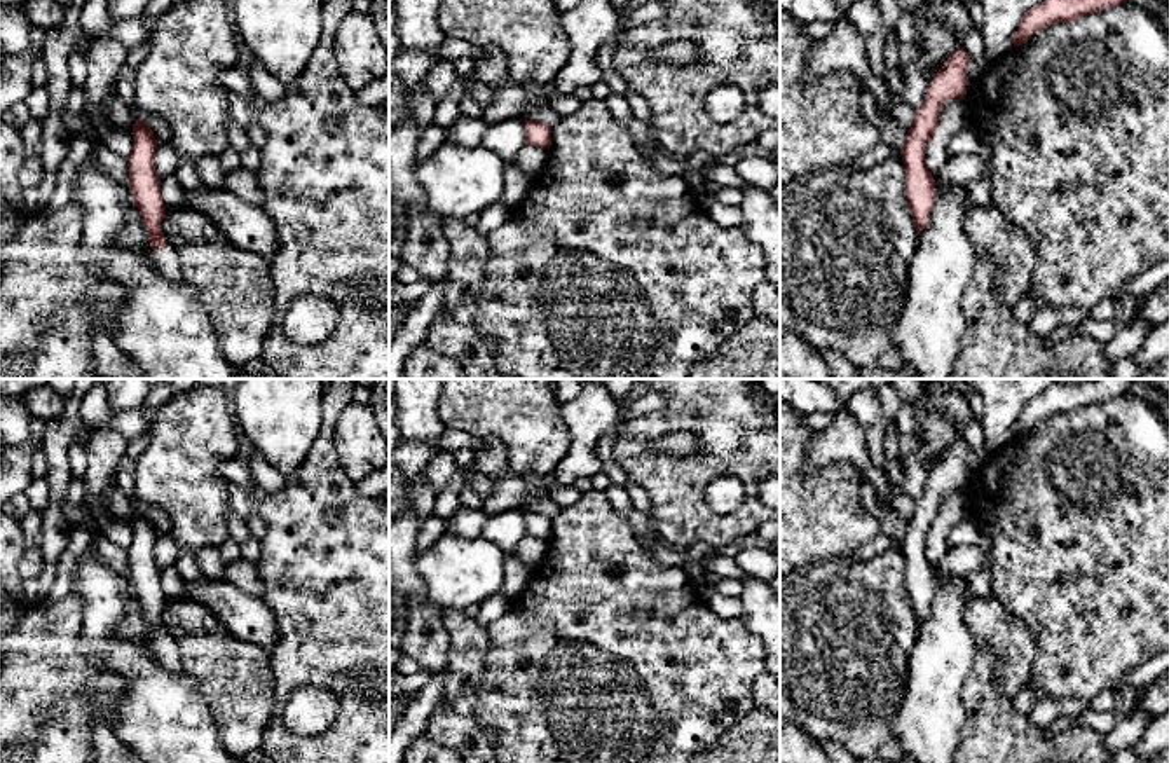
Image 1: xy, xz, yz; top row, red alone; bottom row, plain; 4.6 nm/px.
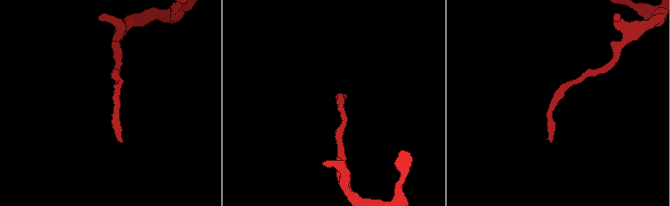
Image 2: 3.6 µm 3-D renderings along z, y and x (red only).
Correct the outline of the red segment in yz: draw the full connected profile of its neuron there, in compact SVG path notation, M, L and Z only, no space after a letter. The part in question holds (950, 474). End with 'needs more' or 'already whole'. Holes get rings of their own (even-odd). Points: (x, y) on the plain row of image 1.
M960 438L932 470L925 492L914 501L913 519L907 522L906 538L900 541L906 557L906 587L918 627L930 613L935 594L935 571L926 559L926 534L935 527L944 496L967 485L967 464L972 450Z; already whole

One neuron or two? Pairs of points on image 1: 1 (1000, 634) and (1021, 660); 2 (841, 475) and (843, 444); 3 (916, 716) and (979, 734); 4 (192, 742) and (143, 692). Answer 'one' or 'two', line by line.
1: one
2: two
3: two
4: one

